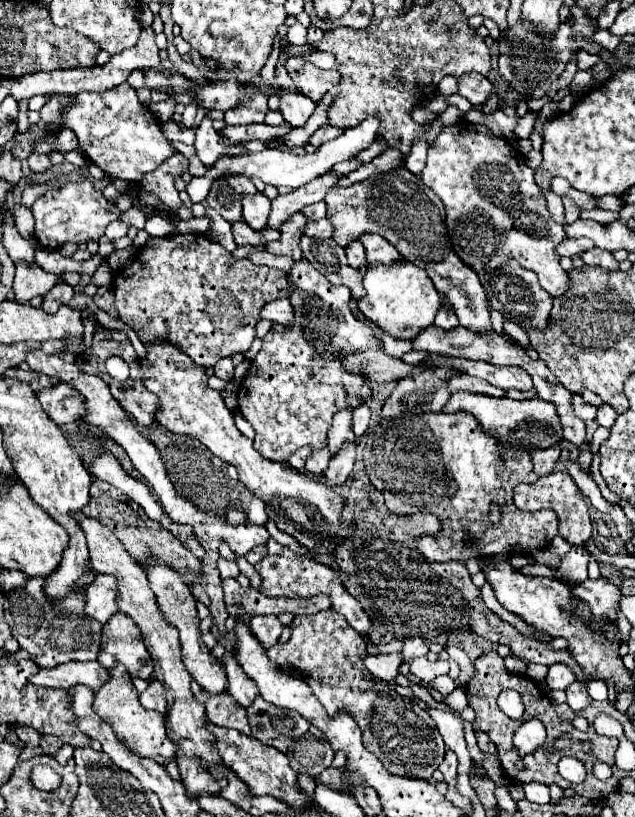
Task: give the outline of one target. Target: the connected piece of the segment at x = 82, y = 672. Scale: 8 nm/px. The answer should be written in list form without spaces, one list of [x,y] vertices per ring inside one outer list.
[[[69,661],[55,665],[51,669],[39,669],[37,675],[31,677],[31,683],[51,687],[51,689],[69,689],[75,685],[85,685],[91,691],[97,691],[109,679],[109,671],[101,667],[99,661]]]

